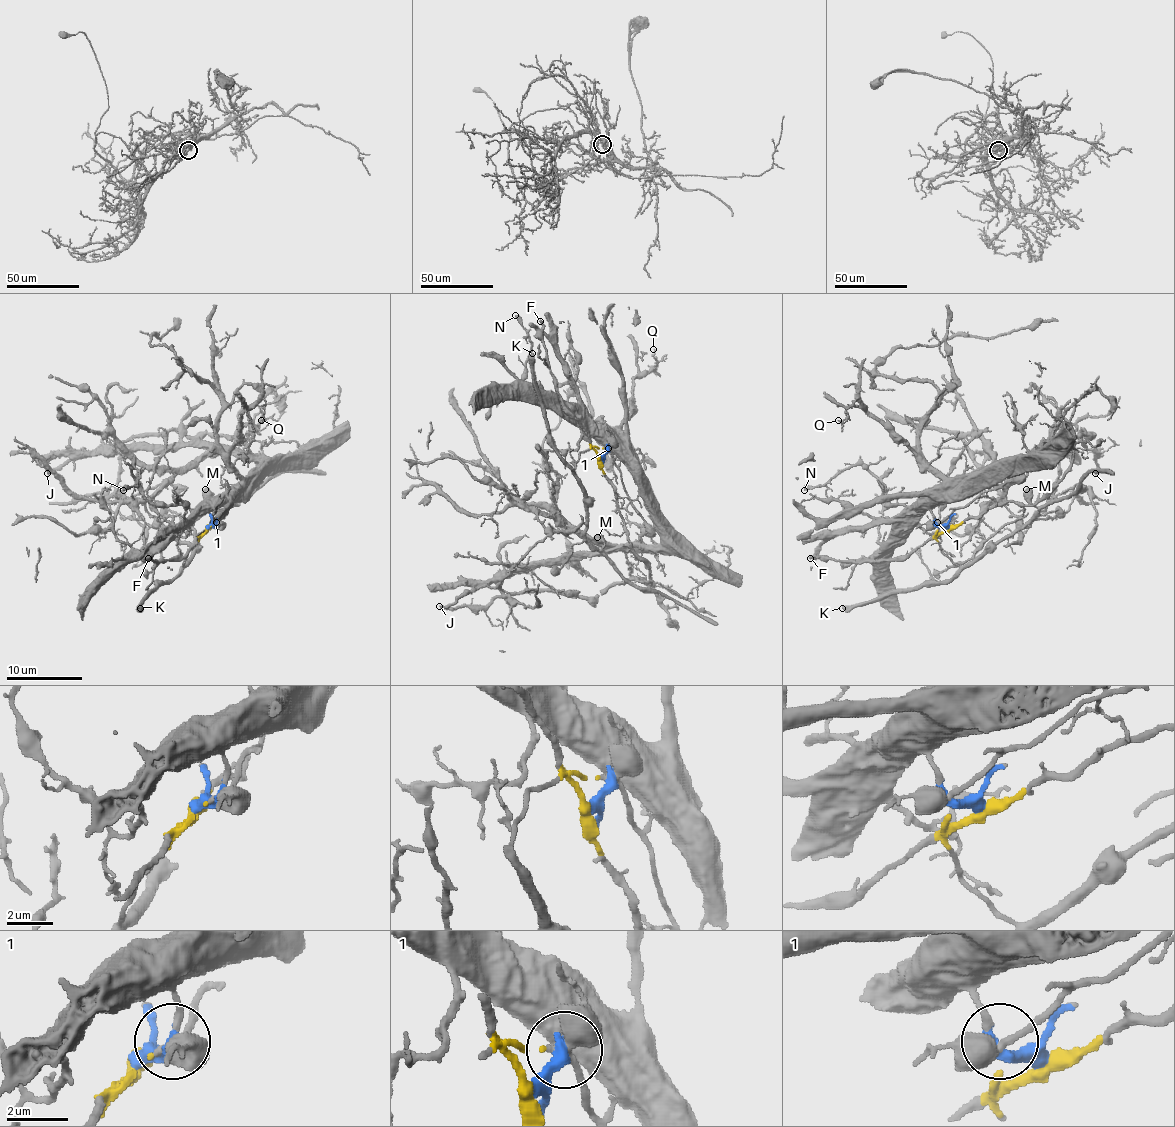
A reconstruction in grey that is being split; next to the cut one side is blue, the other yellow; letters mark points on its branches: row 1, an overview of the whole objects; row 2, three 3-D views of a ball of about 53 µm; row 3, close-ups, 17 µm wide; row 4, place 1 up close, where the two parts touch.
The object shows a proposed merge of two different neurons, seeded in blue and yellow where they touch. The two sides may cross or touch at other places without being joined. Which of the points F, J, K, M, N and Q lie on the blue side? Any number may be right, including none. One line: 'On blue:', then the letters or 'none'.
On blue: N, Q

